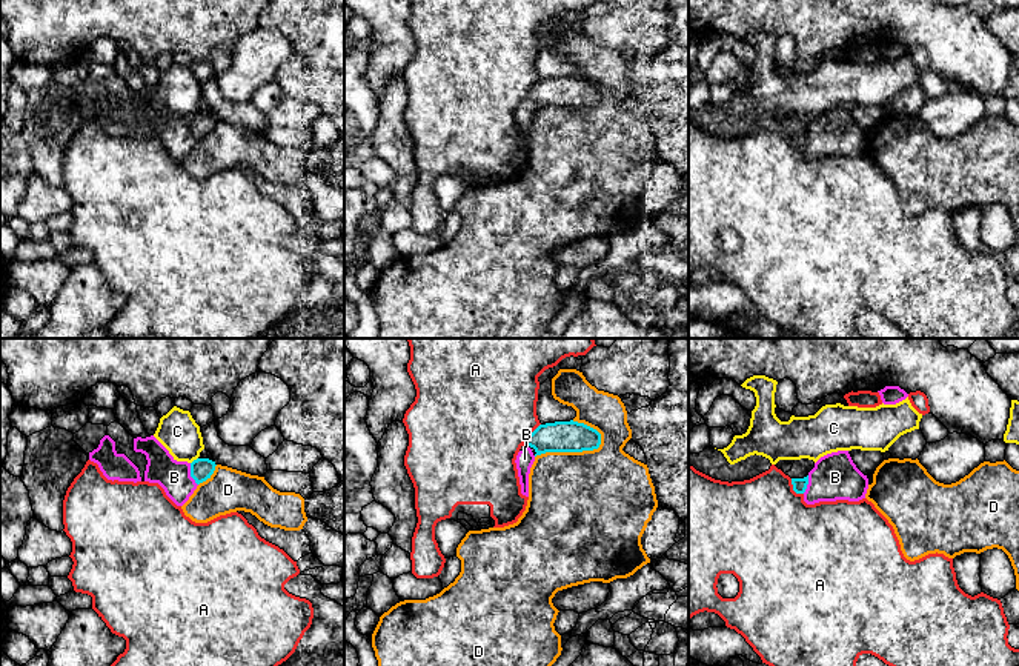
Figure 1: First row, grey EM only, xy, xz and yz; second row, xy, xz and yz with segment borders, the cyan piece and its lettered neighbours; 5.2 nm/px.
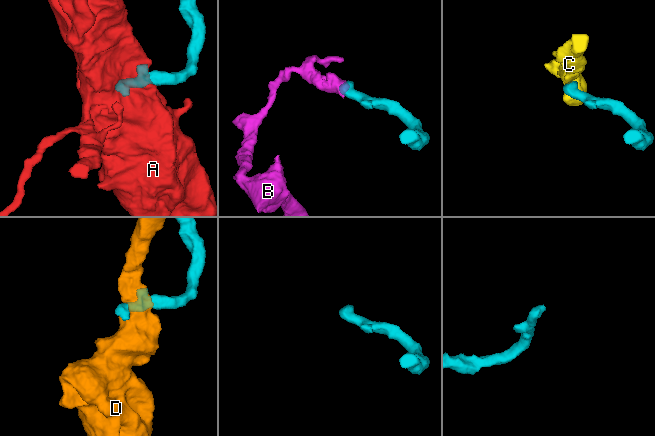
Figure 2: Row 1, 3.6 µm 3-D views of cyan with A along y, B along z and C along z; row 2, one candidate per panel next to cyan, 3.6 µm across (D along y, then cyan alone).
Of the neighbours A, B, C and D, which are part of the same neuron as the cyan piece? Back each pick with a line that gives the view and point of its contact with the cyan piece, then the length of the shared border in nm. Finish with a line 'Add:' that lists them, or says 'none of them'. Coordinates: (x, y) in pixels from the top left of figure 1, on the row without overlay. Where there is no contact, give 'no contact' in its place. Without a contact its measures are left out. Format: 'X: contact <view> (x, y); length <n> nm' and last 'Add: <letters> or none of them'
Add: none of them

